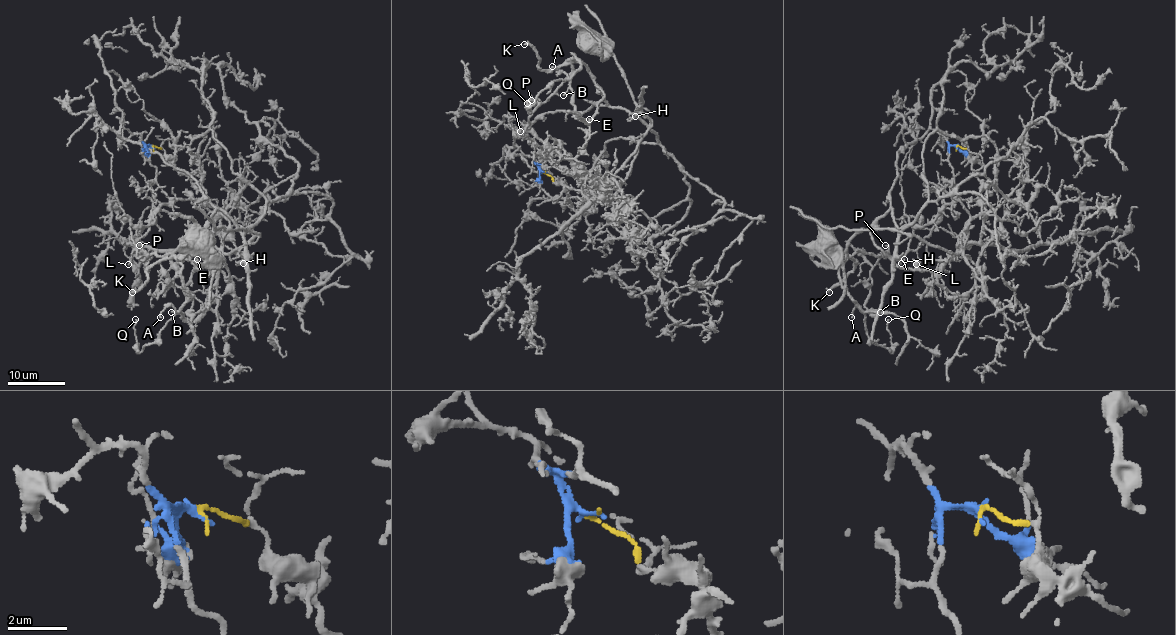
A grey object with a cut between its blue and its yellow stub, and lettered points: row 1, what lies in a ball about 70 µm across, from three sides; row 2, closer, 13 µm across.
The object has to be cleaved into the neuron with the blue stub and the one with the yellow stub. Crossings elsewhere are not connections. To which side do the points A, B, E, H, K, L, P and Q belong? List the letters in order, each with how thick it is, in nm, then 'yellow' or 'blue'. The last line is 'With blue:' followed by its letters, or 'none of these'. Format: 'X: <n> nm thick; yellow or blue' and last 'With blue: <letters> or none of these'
A: 120 nm thick; blue
B: 160 nm thick; blue
E: 120 nm thick; blue
H: 140 nm thick; blue
K: 300 nm thick; blue
L: 120 nm thick; blue
P: 160 nm thick; blue
Q: 170 nm thick; blue
With blue: A, B, E, H, K, L, P, Q

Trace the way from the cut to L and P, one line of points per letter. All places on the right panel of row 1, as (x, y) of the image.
L: (957, 146), (934, 129), (897, 153), (890, 208), (847, 248), (848, 255), (895, 259), (915, 251), (915, 265)
P: (957, 146), (934, 129), (897, 153), (890, 208), (854, 236), (847, 253), (884, 255), (885, 245)

